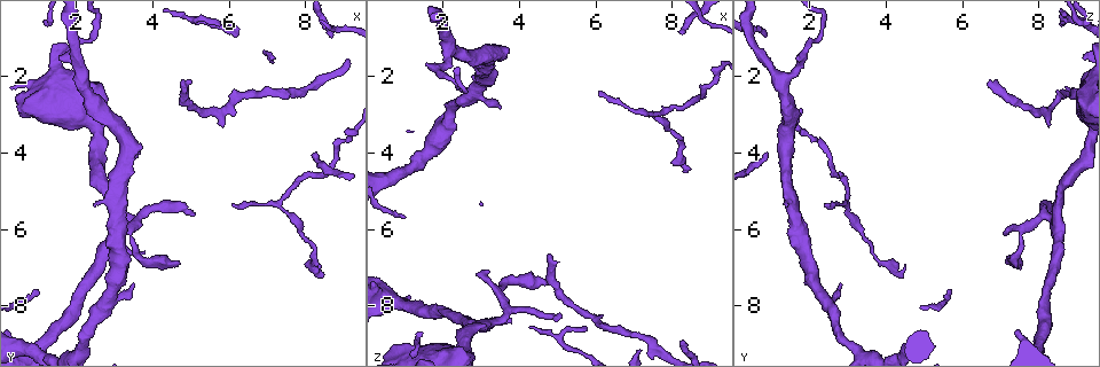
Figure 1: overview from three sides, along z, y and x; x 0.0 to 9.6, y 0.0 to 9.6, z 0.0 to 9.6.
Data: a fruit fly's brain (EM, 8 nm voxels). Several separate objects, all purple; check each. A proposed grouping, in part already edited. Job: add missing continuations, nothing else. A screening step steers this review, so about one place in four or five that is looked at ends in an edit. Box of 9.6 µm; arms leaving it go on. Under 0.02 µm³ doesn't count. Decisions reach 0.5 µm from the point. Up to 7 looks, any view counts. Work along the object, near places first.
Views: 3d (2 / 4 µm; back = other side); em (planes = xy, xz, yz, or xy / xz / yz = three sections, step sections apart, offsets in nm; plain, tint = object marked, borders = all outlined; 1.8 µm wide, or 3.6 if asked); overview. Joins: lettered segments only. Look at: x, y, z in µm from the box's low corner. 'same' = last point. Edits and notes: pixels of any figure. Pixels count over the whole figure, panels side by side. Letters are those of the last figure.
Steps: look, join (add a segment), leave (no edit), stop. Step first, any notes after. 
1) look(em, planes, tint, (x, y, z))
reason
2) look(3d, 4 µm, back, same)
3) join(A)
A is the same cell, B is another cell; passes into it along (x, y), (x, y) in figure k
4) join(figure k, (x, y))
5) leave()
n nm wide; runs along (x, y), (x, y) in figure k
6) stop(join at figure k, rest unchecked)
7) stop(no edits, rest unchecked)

look(em, xz, step 16, tint, (4.85, 2.15, 6.65))
free end

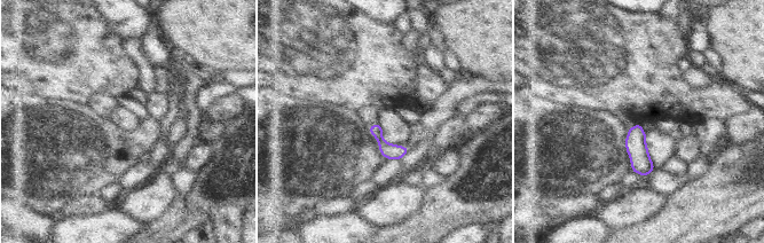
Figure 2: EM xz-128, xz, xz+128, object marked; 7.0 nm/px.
look(em, planes, borders, same)

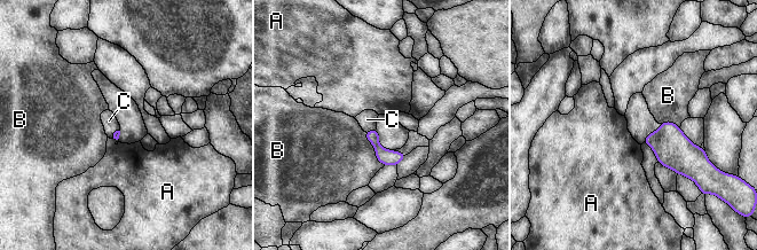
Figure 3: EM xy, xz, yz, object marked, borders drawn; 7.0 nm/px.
join(C)
C is the same cell, A and B are other cells; passes into it along (386, 157), (370, 130), (367, 119) in figure 3; it goes on there

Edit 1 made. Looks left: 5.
look(em, planes, plain, (4.70, 6.95, 7.40))
free end

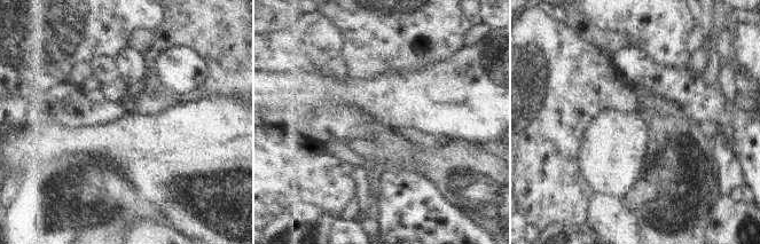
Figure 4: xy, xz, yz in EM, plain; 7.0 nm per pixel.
look(em, planes, borders, same)

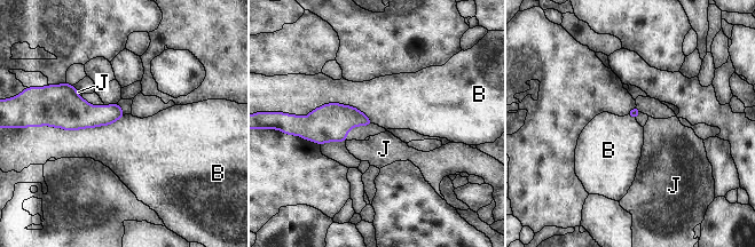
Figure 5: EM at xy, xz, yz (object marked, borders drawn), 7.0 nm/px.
leave()
B touches over 600 nm; B and J are other cells; no lettered segment goes on from it

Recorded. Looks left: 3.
stop(join at figure 3, rest unchecked)

